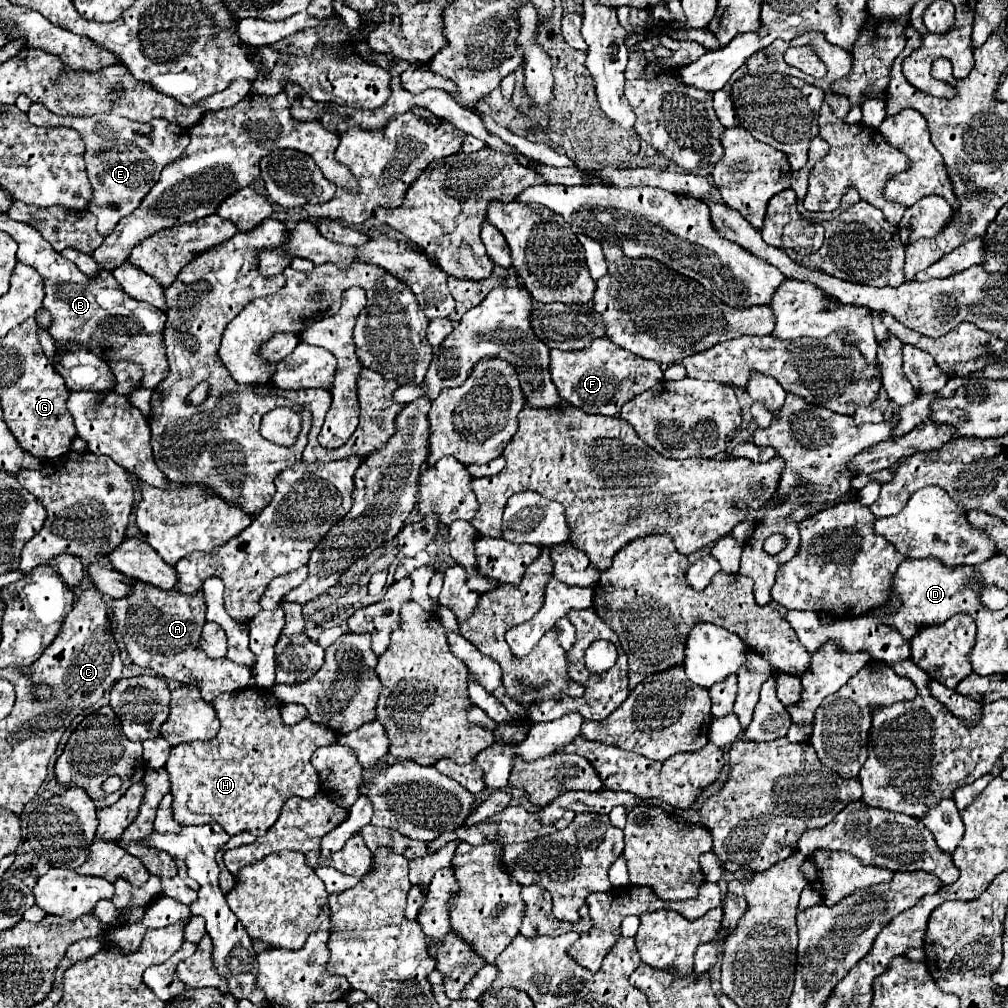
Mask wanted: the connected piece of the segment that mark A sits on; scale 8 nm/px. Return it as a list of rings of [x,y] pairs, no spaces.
[[[135,581],[133,595],[121,601],[111,601],[119,633],[127,645],[127,653],[139,667],[153,669],[159,677],[175,679],[183,685],[197,685],[201,697],[211,703],[221,693],[231,693],[249,683],[249,669],[233,665],[229,659],[211,659],[199,649],[201,631],[205,625],[205,601],[199,591],[195,597],[179,591],[163,591]]]

